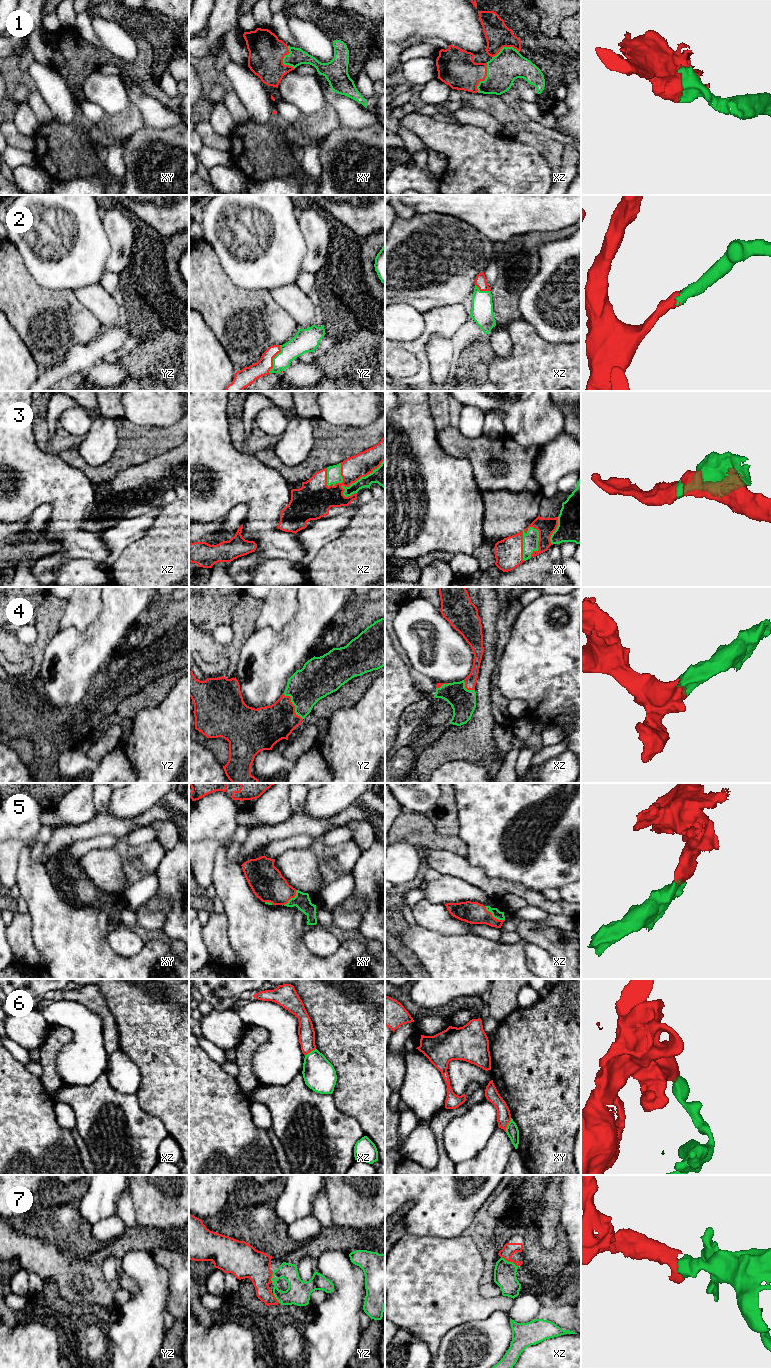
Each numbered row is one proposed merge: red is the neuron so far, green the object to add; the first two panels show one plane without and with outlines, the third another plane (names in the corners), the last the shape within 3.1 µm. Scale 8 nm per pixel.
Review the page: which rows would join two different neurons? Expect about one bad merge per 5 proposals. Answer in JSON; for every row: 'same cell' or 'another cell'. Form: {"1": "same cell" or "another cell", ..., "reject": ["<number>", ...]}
{"1": "same cell", "2": "same cell", "3": "same cell", "4": "same cell", "5": "same cell", "6": "another cell", "7": "same cell", "reject": ["6"]}

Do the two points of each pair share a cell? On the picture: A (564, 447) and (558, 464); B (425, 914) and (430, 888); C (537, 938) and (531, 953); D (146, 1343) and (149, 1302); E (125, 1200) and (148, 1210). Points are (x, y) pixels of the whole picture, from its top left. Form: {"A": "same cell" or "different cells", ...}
{"A": "same cell", "B": "different cells", "C": "different cells", "D": "same cell", "E": "different cells"}

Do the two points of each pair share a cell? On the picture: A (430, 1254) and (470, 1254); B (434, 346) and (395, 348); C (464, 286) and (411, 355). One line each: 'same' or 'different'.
A: same
B: different
C: different

